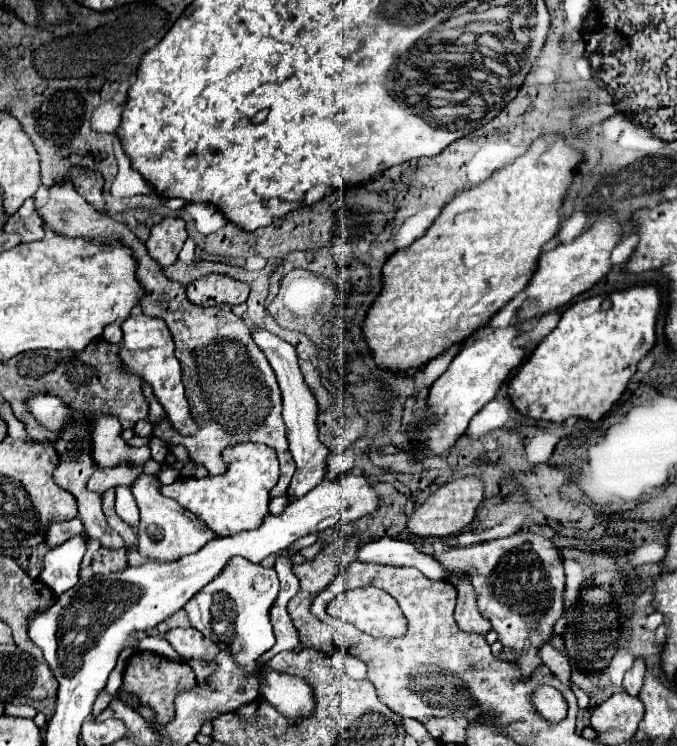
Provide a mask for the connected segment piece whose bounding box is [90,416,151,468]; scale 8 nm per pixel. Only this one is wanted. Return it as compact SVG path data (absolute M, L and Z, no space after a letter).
M96 416L92 426L92 458L98 464L98 468L114 468L122 466L124 460L128 460L132 466L140 466L146 460L151 459L149 446L130 448L120 438L122 426L112 416Z

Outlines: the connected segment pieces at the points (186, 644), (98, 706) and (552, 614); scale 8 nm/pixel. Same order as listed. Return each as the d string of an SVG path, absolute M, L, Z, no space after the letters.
M174 628L164 634L170 646L184 658L200 658L212 662L220 650L204 634L194 628Z
M136 652L126 664L120 690L116 694L108 694L106 690L102 690L96 696L94 706L92 706L92 718L96 718L104 708L108 708L108 704L112 700L118 700L120 694L130 694L134 702L144 704L144 706L154 710L158 724L168 724L174 718L174 696L176 696L176 692L184 690L184 688L192 688L192 686L196 686L196 676L192 674L192 668L186 662L168 660L168 658L154 654L154 652Z
M514 534L508 538L488 540L468 548L450 548L436 554L434 558L444 568L446 582L450 582L452 586L456 586L456 582L460 582L462 578L470 580L476 592L480 614L490 620L492 630L496 630L498 634L498 642L516 654L512 664L520 670L520 674L530 676L542 664L538 656L540 646L552 640L554 624L564 614L564 566L558 560L558 548L548 538L542 538L538 534Z

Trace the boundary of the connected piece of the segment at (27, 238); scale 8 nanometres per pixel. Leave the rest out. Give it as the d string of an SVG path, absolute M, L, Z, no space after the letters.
M34 200L24 202L12 218L8 218L4 232L18 232L22 236L22 242L34 242L44 238L44 220L38 216Z

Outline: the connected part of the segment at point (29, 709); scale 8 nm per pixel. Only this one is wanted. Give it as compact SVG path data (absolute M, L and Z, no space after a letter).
M8 704L6 714L22 716L22 718L34 718L38 714L38 710L34 706L28 706L28 704Z

